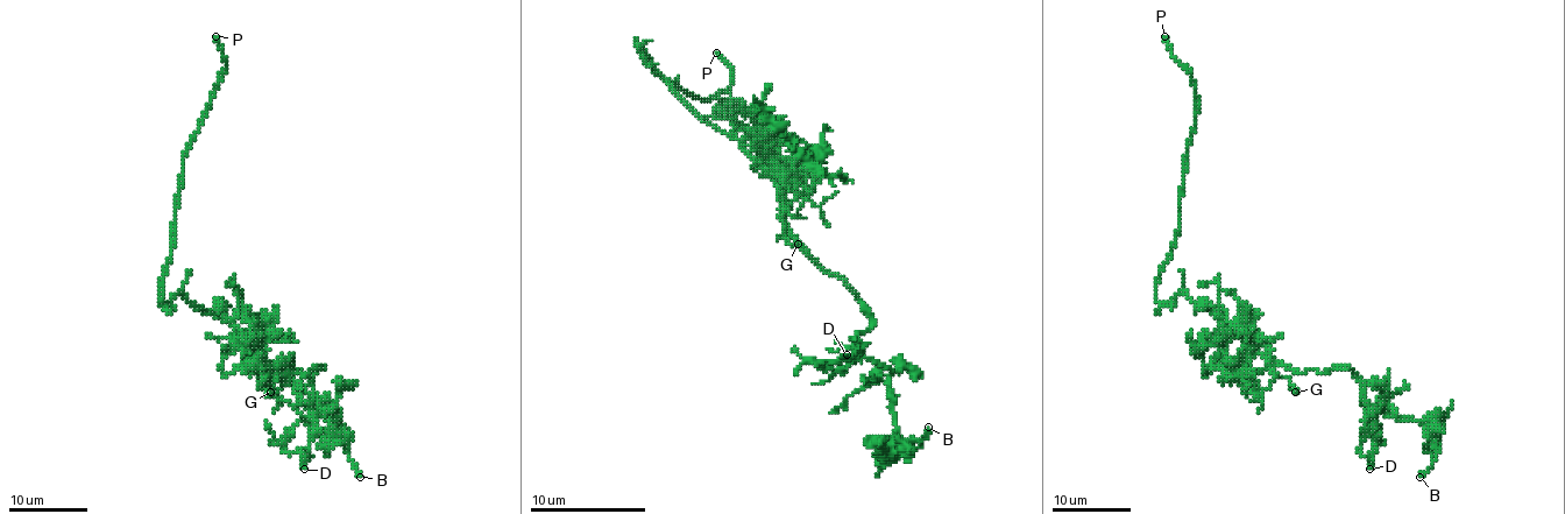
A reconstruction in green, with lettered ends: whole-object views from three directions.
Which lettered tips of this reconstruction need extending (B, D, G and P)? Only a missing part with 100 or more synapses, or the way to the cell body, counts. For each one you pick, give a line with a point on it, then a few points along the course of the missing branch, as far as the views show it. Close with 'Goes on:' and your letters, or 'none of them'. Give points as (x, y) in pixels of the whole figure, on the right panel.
P: (1165, 36)
Goes on: P

